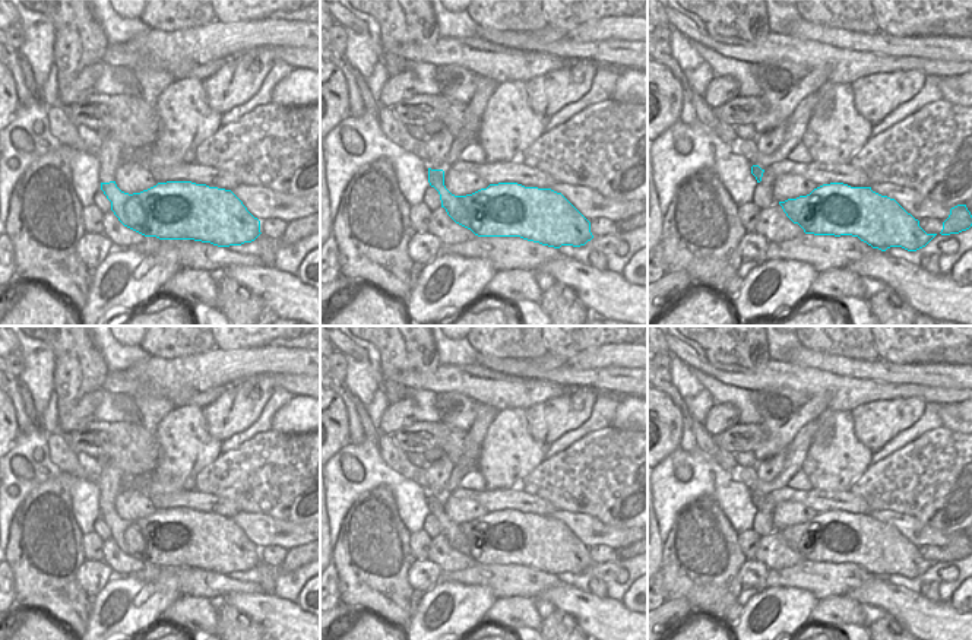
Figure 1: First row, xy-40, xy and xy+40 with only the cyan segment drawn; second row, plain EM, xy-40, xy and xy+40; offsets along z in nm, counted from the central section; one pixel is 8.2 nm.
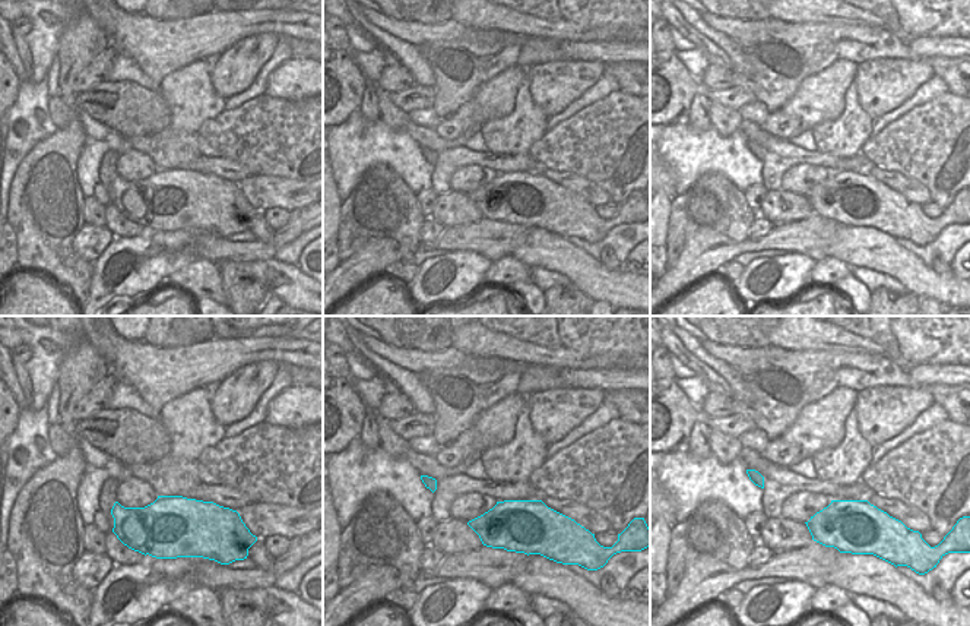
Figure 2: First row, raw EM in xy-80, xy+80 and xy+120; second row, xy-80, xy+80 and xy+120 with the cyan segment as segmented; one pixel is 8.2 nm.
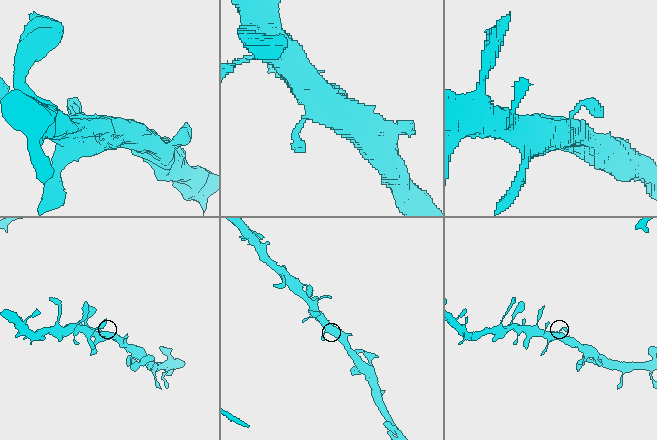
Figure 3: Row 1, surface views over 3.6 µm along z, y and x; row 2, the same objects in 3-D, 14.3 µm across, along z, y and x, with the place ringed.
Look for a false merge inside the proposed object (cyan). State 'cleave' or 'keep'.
keep

